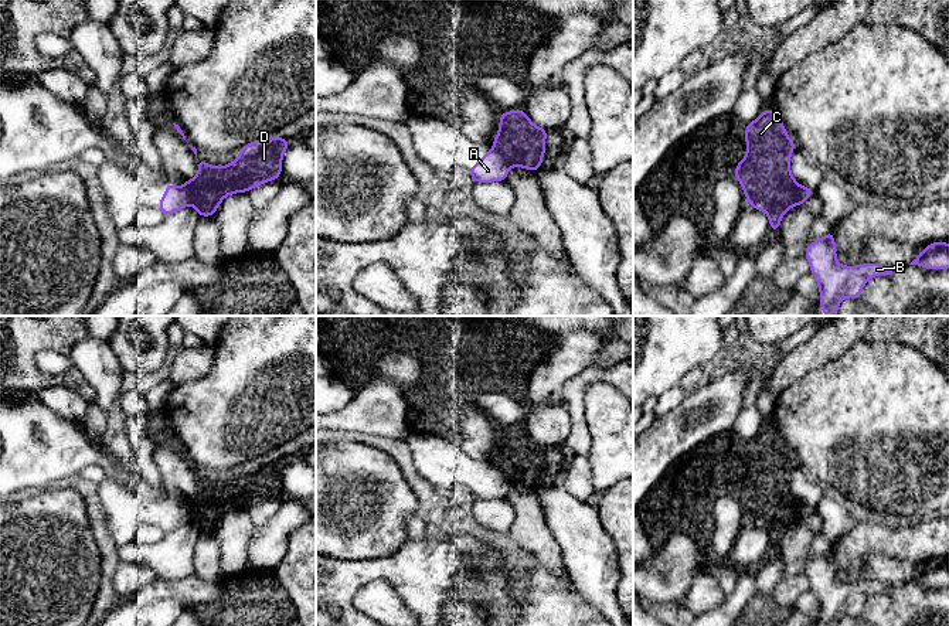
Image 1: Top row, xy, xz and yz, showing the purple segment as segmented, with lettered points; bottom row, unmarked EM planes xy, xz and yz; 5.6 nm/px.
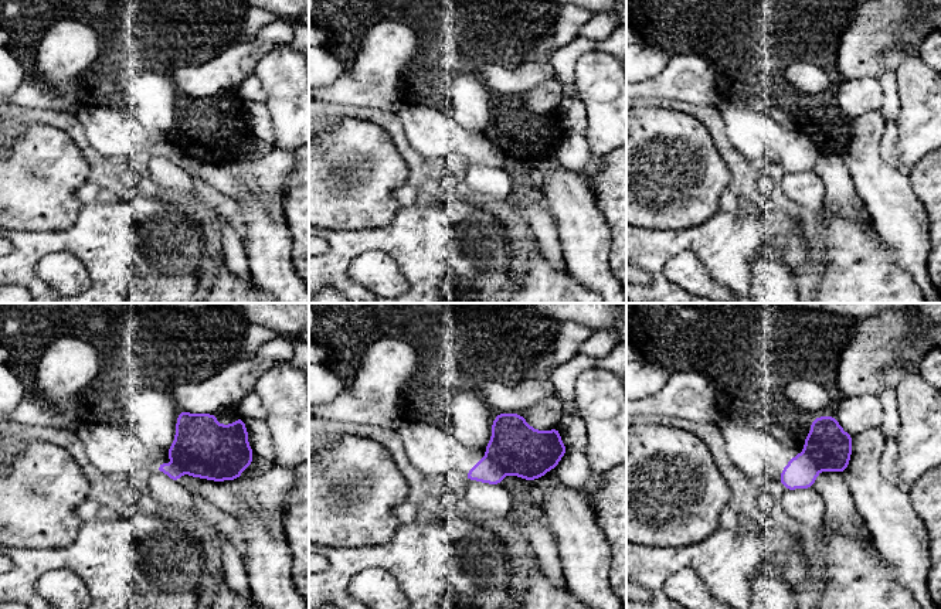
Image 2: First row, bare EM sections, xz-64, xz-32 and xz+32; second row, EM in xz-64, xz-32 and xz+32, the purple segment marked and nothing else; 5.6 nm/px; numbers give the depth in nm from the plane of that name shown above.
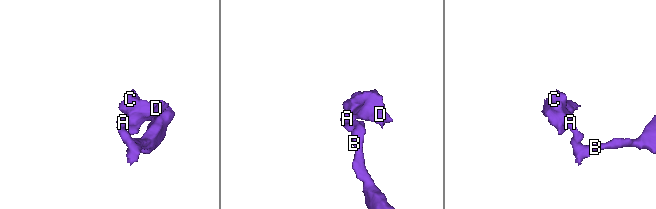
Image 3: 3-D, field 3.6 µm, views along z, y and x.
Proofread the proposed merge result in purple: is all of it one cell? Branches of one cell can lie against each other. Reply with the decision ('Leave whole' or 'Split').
Split

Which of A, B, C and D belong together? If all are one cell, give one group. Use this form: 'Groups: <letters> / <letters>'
Groups: A B / C D

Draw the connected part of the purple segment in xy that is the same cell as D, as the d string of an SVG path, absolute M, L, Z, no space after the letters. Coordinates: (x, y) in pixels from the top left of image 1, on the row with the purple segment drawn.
M282 136L263 137L241 147L239 157L227 166L198 160L197 174L183 183L190 205L198 211L198 217L215 215L225 197L275 181L283 171L282 159L289 144Z

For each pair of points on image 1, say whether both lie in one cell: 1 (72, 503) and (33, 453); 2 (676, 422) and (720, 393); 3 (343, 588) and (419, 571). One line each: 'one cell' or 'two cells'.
1: two cells
2: one cell
3: one cell

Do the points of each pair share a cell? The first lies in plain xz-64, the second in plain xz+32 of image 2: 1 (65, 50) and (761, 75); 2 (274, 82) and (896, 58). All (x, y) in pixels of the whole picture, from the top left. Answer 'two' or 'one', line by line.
1: two
2: two

